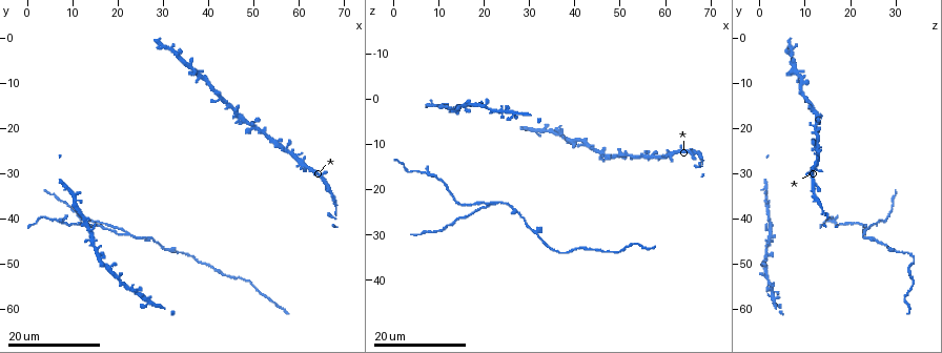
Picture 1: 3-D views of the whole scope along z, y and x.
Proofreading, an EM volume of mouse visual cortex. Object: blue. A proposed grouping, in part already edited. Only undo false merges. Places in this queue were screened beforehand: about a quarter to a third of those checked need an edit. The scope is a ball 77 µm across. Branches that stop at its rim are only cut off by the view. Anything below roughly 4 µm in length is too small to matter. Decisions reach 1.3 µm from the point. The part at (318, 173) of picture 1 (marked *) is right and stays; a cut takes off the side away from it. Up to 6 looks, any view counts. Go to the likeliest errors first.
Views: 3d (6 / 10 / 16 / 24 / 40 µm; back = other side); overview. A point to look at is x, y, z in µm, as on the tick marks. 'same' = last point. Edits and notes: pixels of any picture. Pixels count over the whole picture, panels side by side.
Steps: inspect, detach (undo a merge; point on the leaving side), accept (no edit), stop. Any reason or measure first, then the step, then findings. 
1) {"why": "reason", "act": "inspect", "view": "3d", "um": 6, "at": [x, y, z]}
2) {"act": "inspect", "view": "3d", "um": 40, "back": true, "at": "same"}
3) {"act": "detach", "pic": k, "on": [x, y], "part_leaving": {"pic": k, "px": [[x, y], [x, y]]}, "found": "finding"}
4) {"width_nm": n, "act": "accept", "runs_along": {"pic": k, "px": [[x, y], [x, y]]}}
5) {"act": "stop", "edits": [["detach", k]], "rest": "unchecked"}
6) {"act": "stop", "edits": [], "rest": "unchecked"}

{"why": "a fork", "act": "inspect", "view": "3d", "um": 24, "at": [22.5, 43.5, 23.0]}

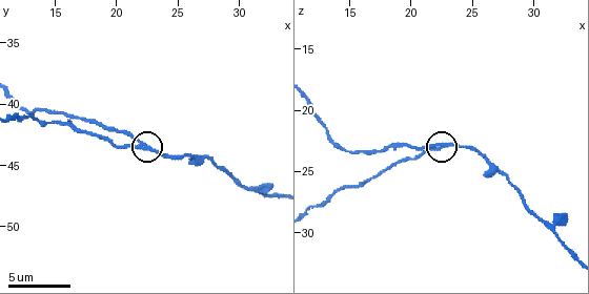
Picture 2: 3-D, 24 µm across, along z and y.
{"act": "inspect", "view": "3d", "um": 6, "at": [22.0, 43.0, 23.2]}

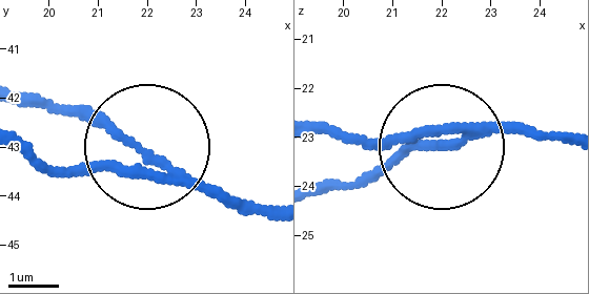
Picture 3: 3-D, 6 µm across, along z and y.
{"act": "inspect", "view": "3d", "um": 6, "back": true, "at": [21.90, 43.20, 23.20]}

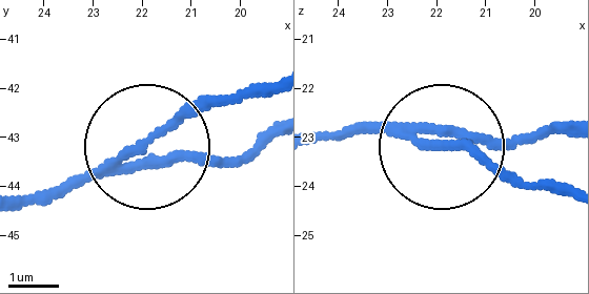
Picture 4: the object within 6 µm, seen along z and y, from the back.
{"arms": 3, "act": "detach", "pic": 4, "on": [176, 122], "part_leaving": {"pic": 4, "px": [[114, 164], [223, 102], [273, 93]]}, "found": "a second neuron is stuck on"}

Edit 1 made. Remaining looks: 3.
{"act": "inspect", "view": "overview"}

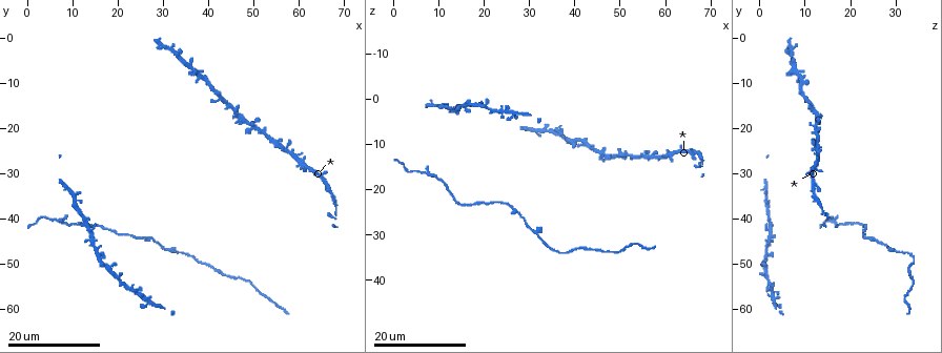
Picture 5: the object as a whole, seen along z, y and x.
{"why": "thin neck", "act": "inspect", "view": "3d", "um": 24, "at": [44.0, 52.0, 33.5]}

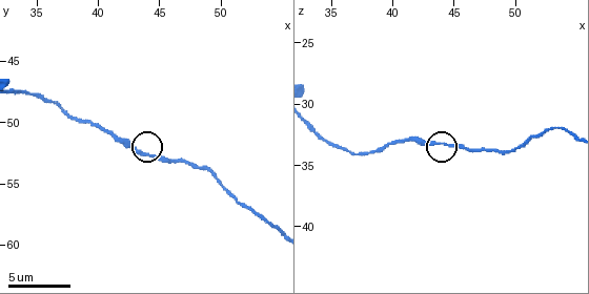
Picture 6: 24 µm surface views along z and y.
{"why": "closer look", "act": "inspect", "view": "3d", "um": 6, "at": [44.2, 52.8, 33.2]}

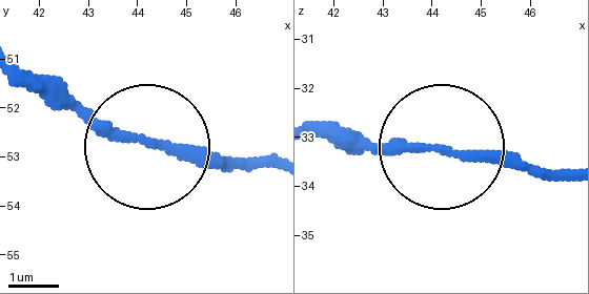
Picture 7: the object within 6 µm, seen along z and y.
{"act": "accept", "found": "all the same neuron"}

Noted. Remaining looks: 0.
{"act": "stop", "edits": [["detach", 4]], "rest": "unchecked"}

